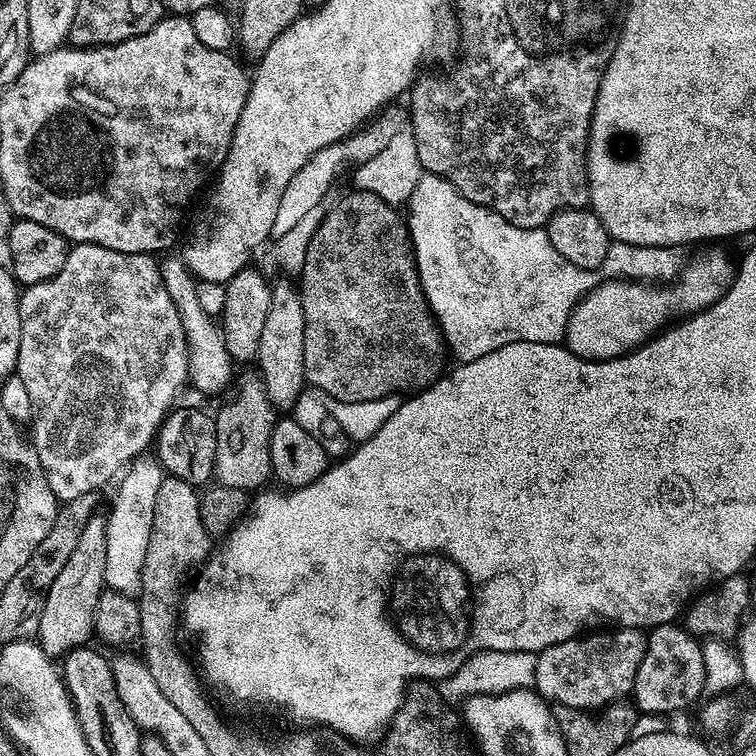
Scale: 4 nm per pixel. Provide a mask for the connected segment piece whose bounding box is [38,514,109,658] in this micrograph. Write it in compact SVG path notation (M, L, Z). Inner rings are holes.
M94 514L78 538L78 546L70 553L66 566L62 566L50 594L46 594L46 607L42 609L42 622L38 633L38 643L47 656L63 658L70 650L89 643L88 635L94 632L94 614L98 598L106 585L106 532L107 515Z

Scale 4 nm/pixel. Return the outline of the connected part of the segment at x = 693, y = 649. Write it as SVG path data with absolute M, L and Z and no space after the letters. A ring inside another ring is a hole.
M676 622L659 624L647 633L646 639L646 654L642 654L642 662L638 666L638 672L634 674L630 693L635 711L650 716L667 717L668 712L680 712L692 703L695 705L705 691L707 678L701 641Z

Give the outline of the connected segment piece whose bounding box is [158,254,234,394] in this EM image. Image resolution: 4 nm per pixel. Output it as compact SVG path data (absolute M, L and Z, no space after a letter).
M172 254L163 257L158 265L163 285L166 286L166 292L178 310L183 332L187 336L189 385L205 394L211 393L210 390L214 389L215 386L223 385L222 387L225 387L231 381L234 364L229 352L225 350L225 340L221 327L217 323L214 324L215 319L204 312L199 303L198 282L195 275L189 271L187 264L181 257L175 256L174 258Z

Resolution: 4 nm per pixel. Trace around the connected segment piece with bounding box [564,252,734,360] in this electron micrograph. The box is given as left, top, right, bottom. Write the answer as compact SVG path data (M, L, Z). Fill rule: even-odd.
M714 252L710 256L700 257L693 264L692 261L687 263L680 275L667 286L649 286L644 282L627 284L624 280L608 284L601 283L594 291L589 292L572 312L570 322L567 323L565 347L583 360L609 360L612 357L624 356L632 349L640 347L645 340L658 332L675 312L691 314L700 312L703 308L709 308L715 300L722 298L722 294L726 294L726 290L732 285L733 275L733 261L731 264L726 257Z

